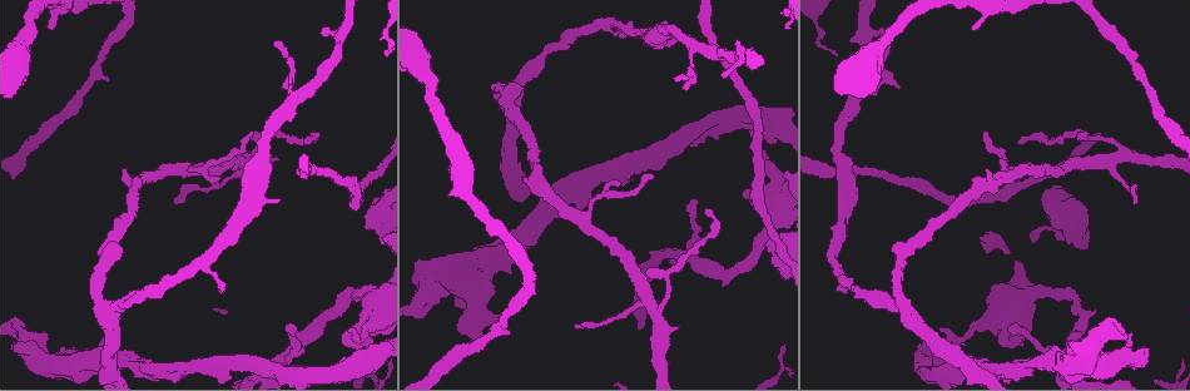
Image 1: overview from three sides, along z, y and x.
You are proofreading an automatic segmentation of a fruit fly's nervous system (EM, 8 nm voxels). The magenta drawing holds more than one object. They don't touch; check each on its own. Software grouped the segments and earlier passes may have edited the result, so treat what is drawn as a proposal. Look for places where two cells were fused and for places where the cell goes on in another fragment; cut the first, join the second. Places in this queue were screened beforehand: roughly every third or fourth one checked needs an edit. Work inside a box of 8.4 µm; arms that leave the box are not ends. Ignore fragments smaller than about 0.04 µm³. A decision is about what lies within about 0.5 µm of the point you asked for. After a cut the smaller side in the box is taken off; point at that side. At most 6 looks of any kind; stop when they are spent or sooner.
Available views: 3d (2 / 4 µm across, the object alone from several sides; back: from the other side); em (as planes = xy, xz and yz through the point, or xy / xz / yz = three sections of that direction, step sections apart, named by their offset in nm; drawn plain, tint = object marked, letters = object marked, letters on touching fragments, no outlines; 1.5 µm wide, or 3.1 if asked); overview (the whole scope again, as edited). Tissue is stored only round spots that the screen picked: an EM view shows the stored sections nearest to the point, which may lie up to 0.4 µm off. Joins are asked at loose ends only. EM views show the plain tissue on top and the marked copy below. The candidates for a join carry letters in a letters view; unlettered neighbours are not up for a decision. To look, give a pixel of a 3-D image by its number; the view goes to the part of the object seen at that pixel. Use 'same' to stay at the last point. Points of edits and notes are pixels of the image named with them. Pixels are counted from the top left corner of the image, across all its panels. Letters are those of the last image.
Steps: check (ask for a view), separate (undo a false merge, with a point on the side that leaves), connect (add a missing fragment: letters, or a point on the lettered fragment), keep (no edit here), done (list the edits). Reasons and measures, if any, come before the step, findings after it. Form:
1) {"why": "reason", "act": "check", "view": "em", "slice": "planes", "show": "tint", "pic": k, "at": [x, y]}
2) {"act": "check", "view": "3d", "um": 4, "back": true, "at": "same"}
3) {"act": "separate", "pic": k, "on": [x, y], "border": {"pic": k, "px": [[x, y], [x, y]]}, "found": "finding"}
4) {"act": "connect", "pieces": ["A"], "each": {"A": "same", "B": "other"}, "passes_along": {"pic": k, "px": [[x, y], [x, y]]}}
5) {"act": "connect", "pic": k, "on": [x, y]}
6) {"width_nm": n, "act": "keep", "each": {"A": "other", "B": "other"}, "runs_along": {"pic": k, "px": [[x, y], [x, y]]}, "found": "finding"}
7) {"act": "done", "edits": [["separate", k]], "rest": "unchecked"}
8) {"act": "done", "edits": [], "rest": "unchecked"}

{"why": "a narrow waist", "act": "check", "view": "3d", "um": 4, "pic": 1, "at": [497, 324]}

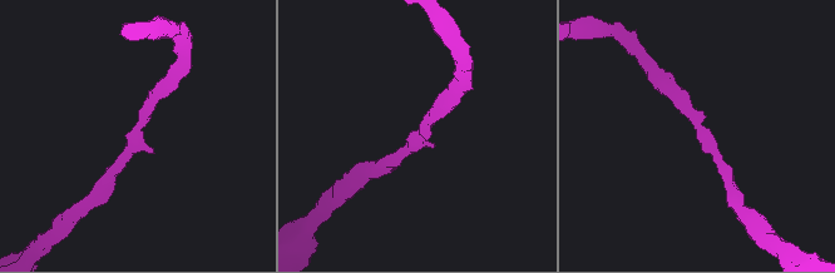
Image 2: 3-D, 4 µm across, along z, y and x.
{"arm_widths_nm": [170, 240], "why": "shape alone is not enough", "act": "check", "view": "em", "slice": "planes", "show": "letters", "pic": 2, "at": [420, 134]}

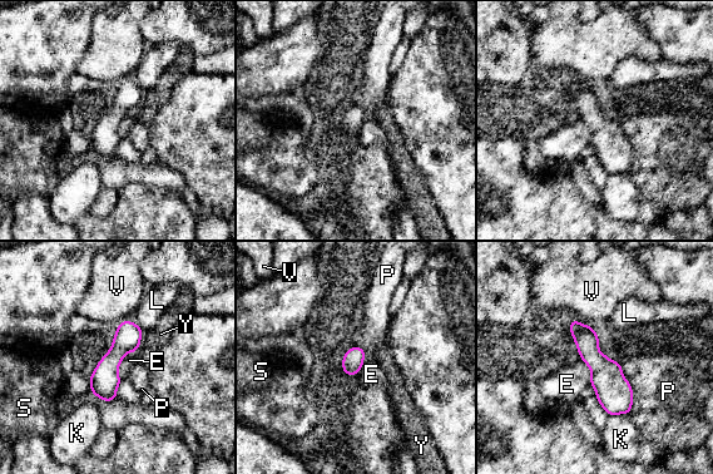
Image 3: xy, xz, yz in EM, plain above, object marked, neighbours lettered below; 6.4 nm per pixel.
{"longest_contact_nm": ["P", 320], "act": "keep", "each": {"E": "other", "K": "other", "L": "other", "P": "other", "S": "other", "V": "other", "Y": "other"}, "runs_along": {"pic": 3, "px": [[574, 324], [625, 410]]}, "found": "one cell here"}

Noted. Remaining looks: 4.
{"why": "stops while still wide", "act": "check", "view": "3d", "um": 4, "pic": 1, "at": [495, 288]}

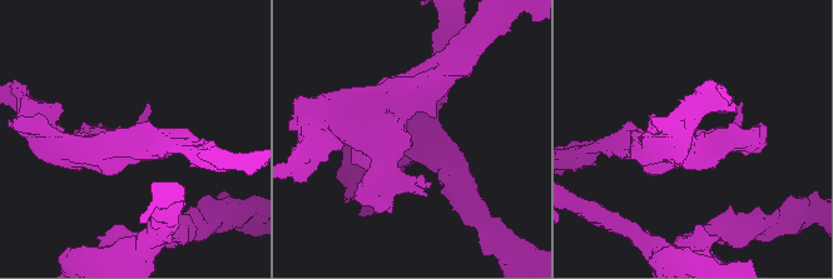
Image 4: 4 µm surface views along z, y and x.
{"act": "check", "view": "em", "slice": "xz", "step": 8, "show": "letters", "pic": 4, "at": [410, 139]}

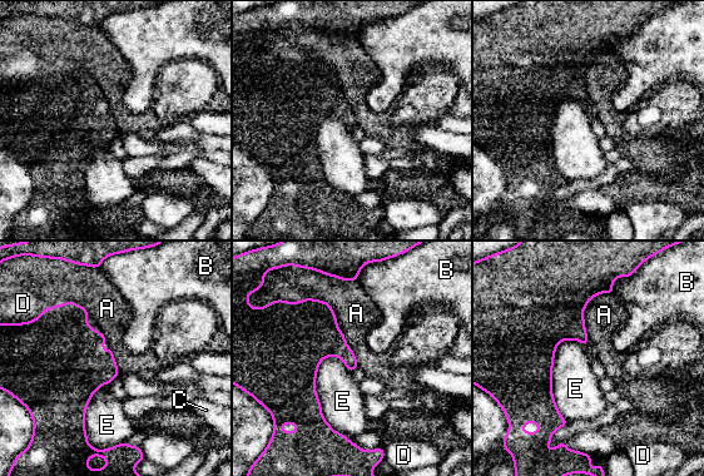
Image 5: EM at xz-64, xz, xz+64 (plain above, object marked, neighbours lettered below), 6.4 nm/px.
{"act": "keep", "each": {"A": "other", "B": "other", "C": "other", "D": "other", "E": "other"}, "border": {"pic": 5, "px": [[613, 292], [594, 296], [583, 313]]}, "found": "none of them fits"}

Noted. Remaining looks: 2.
{"why": "branch stops here", "act": "check", "view": "em", "slice": "xz", "step": 4, "show": "tint", "pic": 1, "at": [847, 294]}

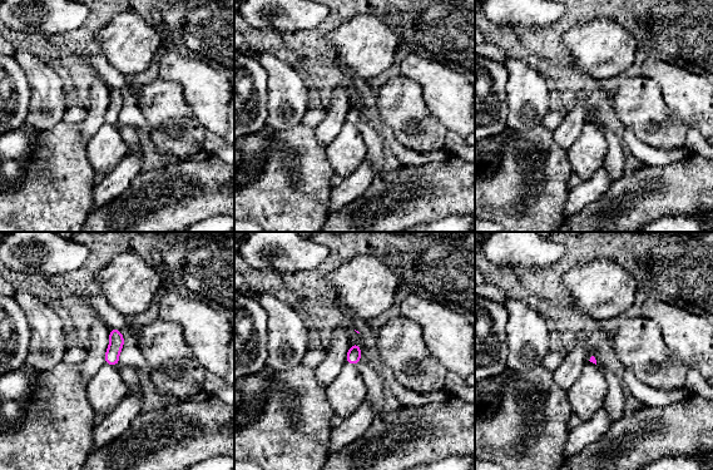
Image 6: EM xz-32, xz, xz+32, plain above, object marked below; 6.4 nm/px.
{"why": "another direction", "act": "check", "view": "em", "slice": "planes", "show": "letters", "at": "same"}

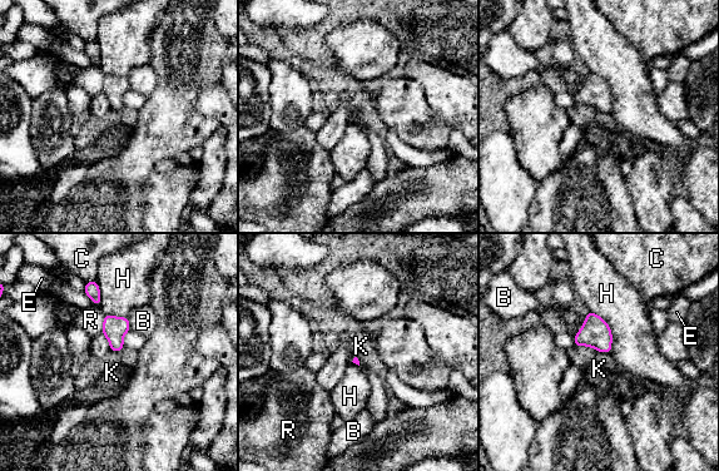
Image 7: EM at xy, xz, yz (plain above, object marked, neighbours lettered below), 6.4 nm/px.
{"longest_contact_nm": ["H", 300], "act": "keep", "each": {"B": "other", "C": "other", "E": "other", "H": "other", "K": "other", "R": "other"}, "found": "none of them fits"}

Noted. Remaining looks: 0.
{"act": "done", "edits": [], "rest": "unchecked"}

